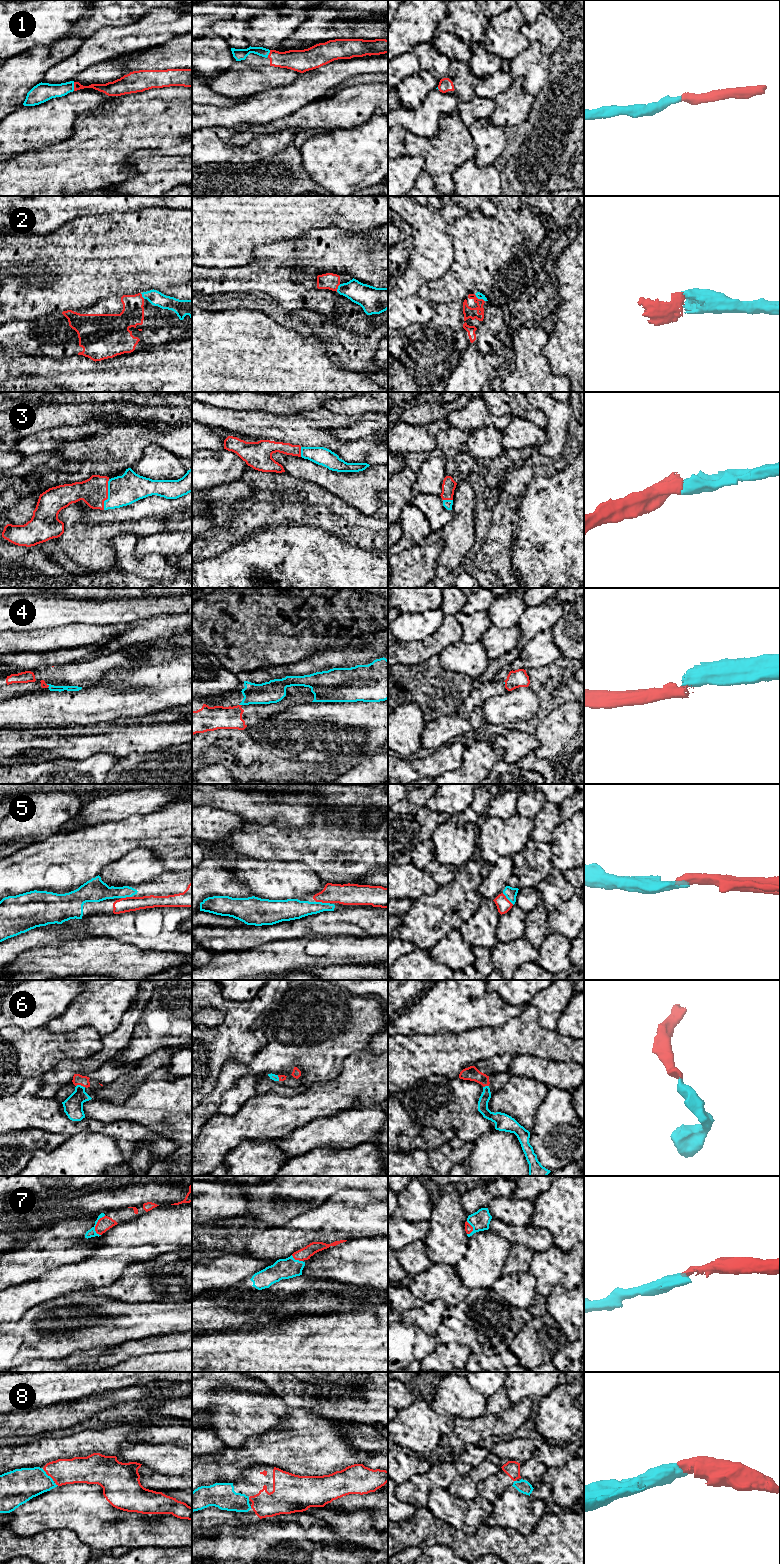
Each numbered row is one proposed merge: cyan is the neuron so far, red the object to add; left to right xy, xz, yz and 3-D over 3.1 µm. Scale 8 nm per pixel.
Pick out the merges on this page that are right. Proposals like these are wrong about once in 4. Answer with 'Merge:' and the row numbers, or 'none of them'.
Merge: 1, 2, 3, 5, 6, 7, 8

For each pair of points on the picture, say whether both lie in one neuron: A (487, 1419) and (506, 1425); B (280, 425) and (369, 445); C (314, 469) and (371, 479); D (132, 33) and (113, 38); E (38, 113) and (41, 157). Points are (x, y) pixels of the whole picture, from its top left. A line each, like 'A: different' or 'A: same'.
A: same
B: same
C: same
D: same
E: different

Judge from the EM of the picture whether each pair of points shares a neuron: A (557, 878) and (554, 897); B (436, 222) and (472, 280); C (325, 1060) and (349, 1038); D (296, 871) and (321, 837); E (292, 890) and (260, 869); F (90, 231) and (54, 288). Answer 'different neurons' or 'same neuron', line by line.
A: same neuron
B: different neurons
C: same neuron
D: different neurons
E: same neuron
F: same neuron

